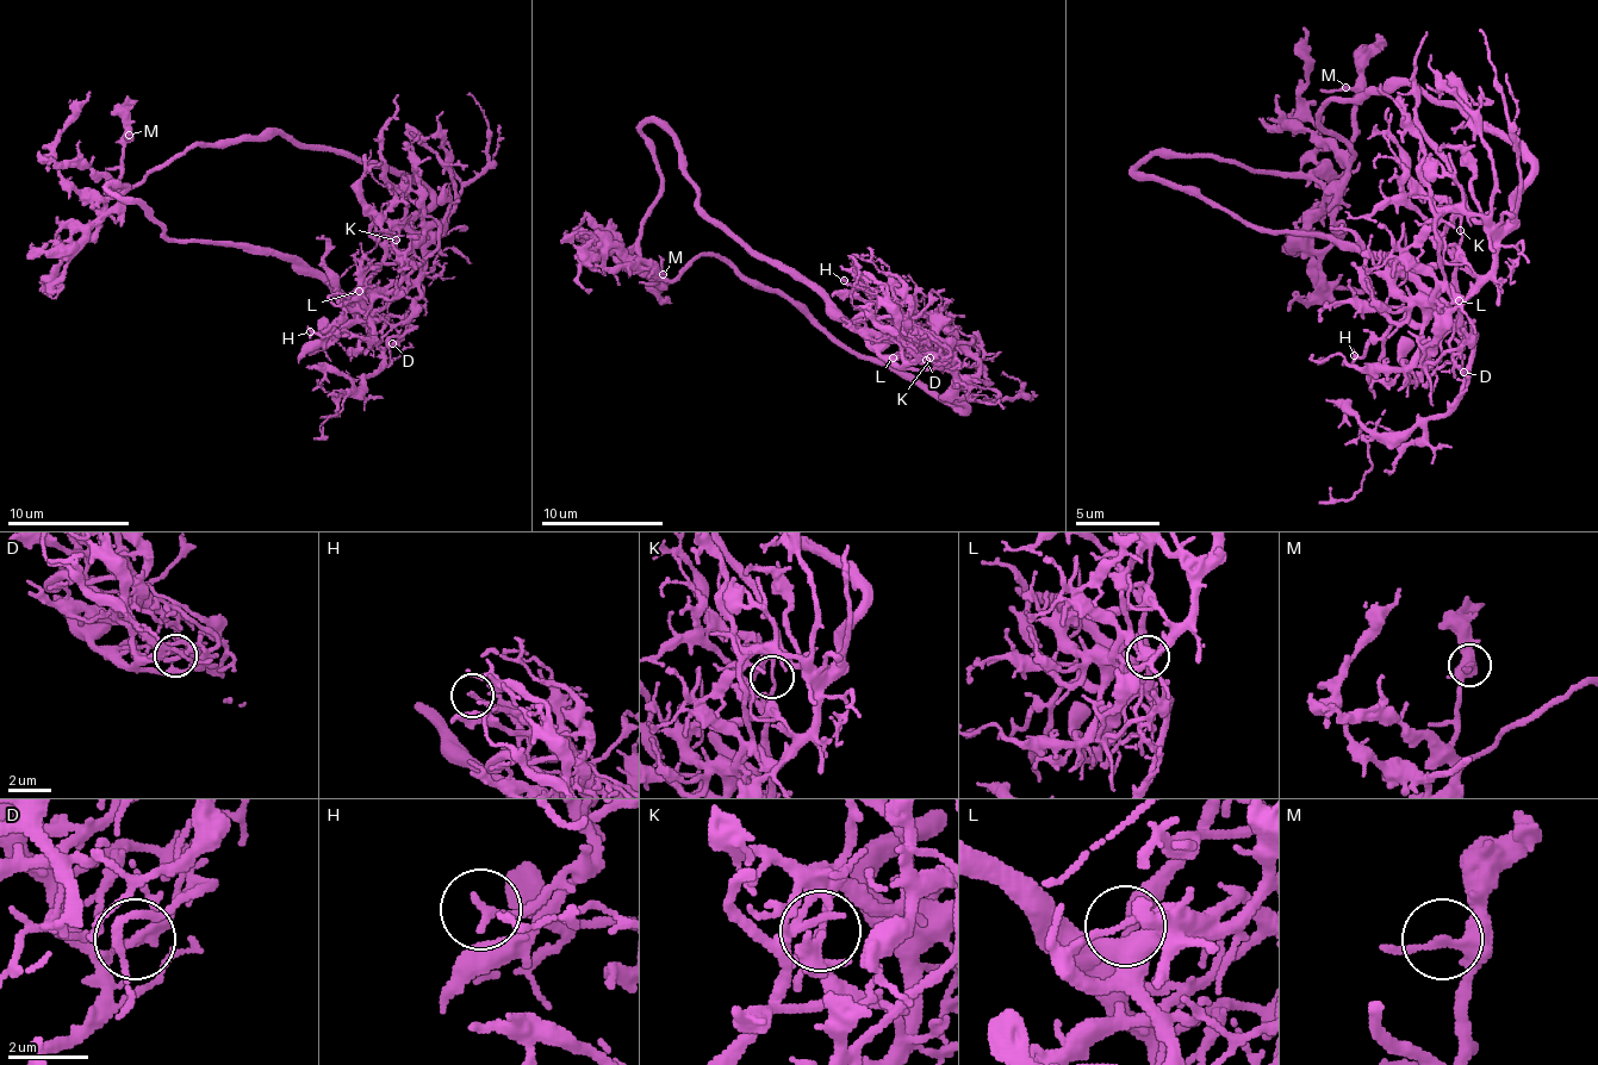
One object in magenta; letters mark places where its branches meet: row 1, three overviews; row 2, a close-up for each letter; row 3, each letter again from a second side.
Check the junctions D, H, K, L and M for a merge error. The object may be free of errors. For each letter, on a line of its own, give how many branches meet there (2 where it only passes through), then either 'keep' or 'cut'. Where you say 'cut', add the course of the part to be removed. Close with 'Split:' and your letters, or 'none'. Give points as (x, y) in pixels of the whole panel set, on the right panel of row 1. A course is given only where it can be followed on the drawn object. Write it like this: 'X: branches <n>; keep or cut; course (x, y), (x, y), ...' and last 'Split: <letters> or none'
D: branches 3; keep
H: branches 1; keep
K: branches 2; cut; course (1459, 230), (1497, 230), (1530, 167), (1412, 87), (1334, 99), (1354, 162), (1307, 259), (1367, 284)
L: branches 2; keep
M: branches 2; keep
Split: K

